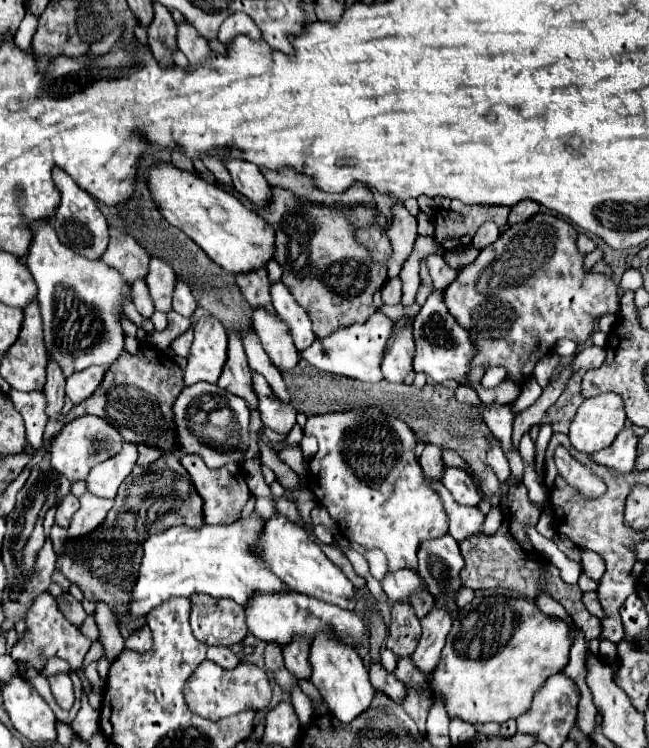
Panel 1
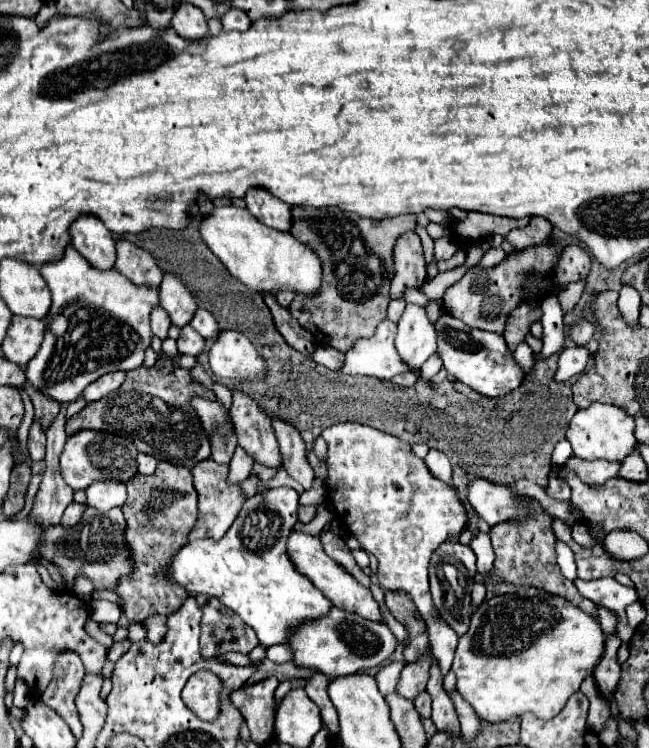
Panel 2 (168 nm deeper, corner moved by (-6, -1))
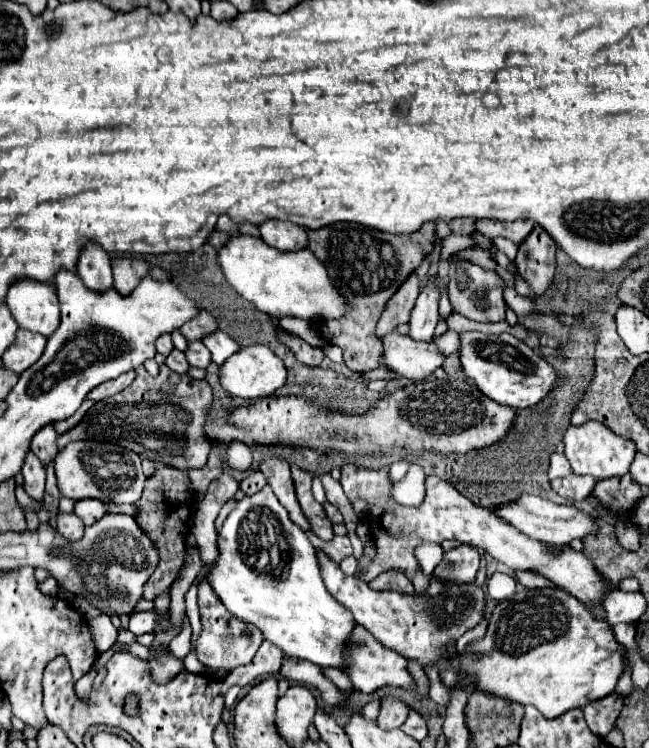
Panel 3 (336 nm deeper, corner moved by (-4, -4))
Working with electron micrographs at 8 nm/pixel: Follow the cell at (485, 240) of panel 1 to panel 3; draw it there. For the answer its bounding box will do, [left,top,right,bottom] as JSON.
[492,237,518,259]

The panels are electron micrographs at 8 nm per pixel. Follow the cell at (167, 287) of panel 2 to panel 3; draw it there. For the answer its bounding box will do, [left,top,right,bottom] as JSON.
[178,311,216,341]

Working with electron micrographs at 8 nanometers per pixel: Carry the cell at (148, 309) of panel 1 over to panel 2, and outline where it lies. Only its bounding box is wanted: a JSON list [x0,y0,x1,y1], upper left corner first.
[150,308,170,340]

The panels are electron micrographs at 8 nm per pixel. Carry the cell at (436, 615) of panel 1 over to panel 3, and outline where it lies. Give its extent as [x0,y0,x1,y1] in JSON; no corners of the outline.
[378,697,408,729]

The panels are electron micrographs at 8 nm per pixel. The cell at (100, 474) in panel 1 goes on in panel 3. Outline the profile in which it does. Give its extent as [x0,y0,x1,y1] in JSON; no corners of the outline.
[74,499,108,525]

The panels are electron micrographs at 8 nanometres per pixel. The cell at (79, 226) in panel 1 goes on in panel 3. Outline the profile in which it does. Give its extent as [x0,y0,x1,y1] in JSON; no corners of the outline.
[76,241,112,291]

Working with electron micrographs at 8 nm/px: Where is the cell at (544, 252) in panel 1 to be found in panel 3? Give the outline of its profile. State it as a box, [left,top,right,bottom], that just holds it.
[448,261,506,323]

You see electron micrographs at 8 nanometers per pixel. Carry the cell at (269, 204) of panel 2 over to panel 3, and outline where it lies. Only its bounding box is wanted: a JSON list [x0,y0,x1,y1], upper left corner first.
[258,219,306,251]

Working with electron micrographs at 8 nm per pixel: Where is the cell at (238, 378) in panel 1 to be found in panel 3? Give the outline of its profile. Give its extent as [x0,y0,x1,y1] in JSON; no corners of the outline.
[260,455,310,529]

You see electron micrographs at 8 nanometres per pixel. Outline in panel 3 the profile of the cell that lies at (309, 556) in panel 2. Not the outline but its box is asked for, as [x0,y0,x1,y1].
[316,549,484,687]

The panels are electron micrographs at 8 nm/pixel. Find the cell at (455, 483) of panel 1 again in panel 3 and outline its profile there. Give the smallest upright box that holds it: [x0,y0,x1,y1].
[494,493,596,545]

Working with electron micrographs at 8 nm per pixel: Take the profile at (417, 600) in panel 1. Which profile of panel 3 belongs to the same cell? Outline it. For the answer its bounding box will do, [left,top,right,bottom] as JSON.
[340,459,612,603]

